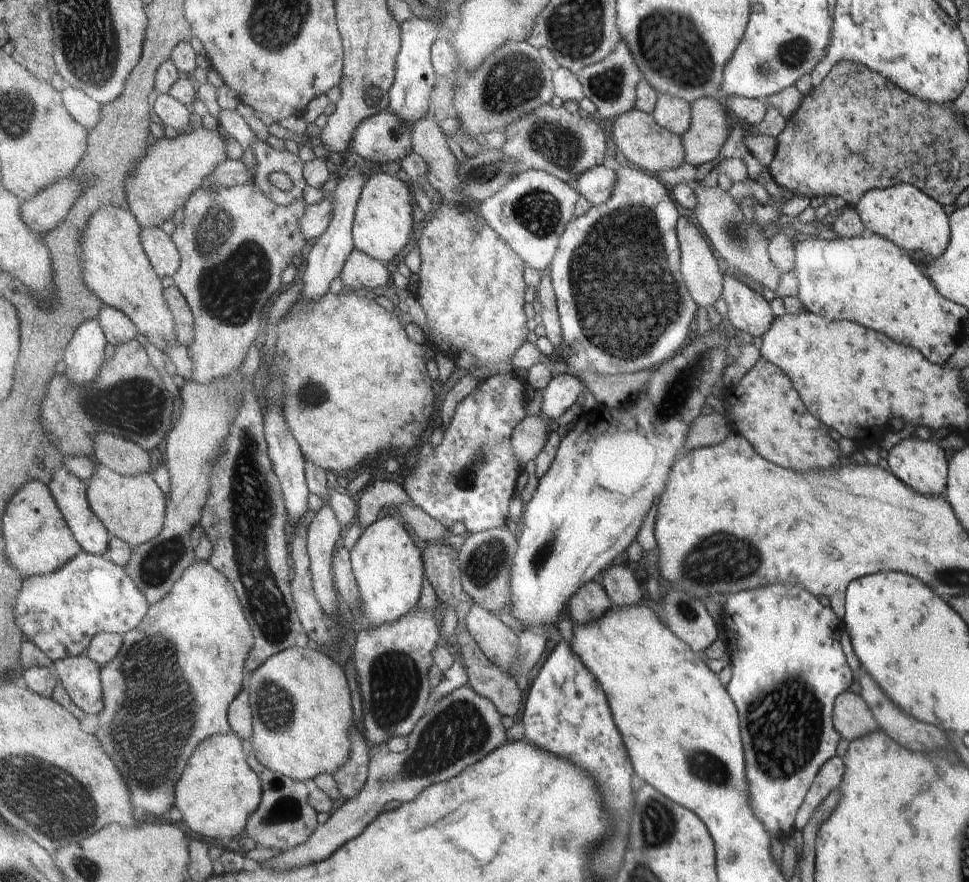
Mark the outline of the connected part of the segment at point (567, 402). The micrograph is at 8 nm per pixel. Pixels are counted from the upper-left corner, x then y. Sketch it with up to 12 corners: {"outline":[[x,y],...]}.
{"outline":[[570,374],[553,375],[541,412],[561,418],[587,386]]}

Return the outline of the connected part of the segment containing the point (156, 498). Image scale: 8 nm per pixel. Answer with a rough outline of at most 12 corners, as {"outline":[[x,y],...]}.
{"outline":[[99,463],[93,512],[129,546],[163,532],[167,495],[151,472]]}

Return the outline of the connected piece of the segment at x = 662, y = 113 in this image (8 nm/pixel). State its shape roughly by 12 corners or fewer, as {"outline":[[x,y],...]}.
{"outline":[[658,93],[652,115],[683,136],[692,128],[692,103]]}

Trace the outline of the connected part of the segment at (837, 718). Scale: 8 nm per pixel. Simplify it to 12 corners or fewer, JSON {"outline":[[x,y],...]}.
{"outline":[[835,698],[833,728],[849,742],[880,731],[863,699]]}

